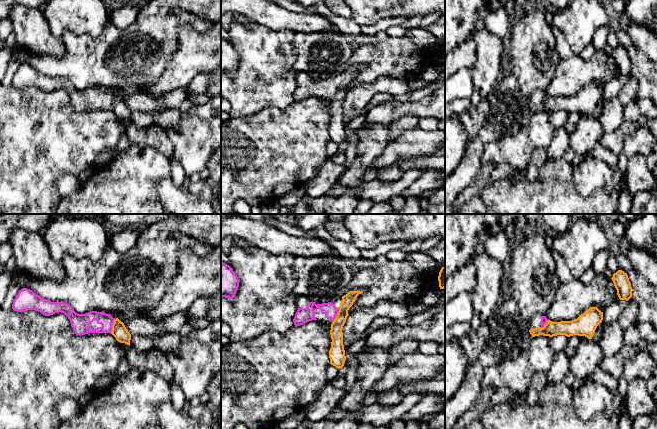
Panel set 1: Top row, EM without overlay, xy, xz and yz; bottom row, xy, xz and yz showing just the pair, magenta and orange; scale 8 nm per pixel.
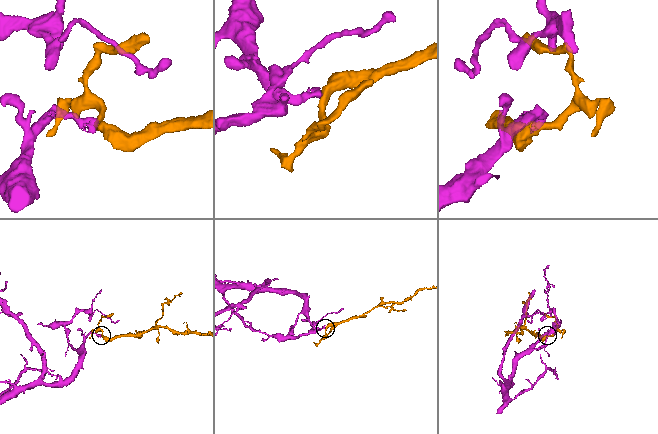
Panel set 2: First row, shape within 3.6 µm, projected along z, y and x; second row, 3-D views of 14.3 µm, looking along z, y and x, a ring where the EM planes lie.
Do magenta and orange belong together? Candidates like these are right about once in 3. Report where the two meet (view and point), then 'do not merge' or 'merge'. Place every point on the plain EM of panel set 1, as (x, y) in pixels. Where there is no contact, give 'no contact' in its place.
xy (111, 102) | merge

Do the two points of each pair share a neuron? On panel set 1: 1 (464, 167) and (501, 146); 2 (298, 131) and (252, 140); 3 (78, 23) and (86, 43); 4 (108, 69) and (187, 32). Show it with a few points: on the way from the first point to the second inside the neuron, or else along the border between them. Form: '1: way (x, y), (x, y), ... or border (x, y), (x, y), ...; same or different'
1: border (498, 140), (491, 141), (484, 147), (481, 164); different
2: way (287, 140), (263, 140); same
3: border (105, 25), (95, 37), (65, 31), (60, 39); different
4: border (201, 31), (183, 25), (171, 58); different

